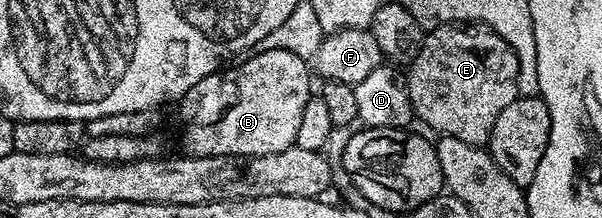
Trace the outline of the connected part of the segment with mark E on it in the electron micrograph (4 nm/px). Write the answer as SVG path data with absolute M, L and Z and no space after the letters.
M437 24L432 27L433 31L424 35L421 51L413 57L412 62L407 66L407 85L409 87L409 95L411 96L411 104L413 105L414 115L418 119L422 118L427 125L433 130L438 130L438 135L446 138L454 138L455 140L463 140L472 146L484 147L488 143L491 132L495 128L495 120L499 116L499 112L503 112L503 108L507 108L507 104L511 104L519 96L517 88L517 73L519 72L519 64L517 57L513 55L509 45L488 28L466 28L461 24Z

